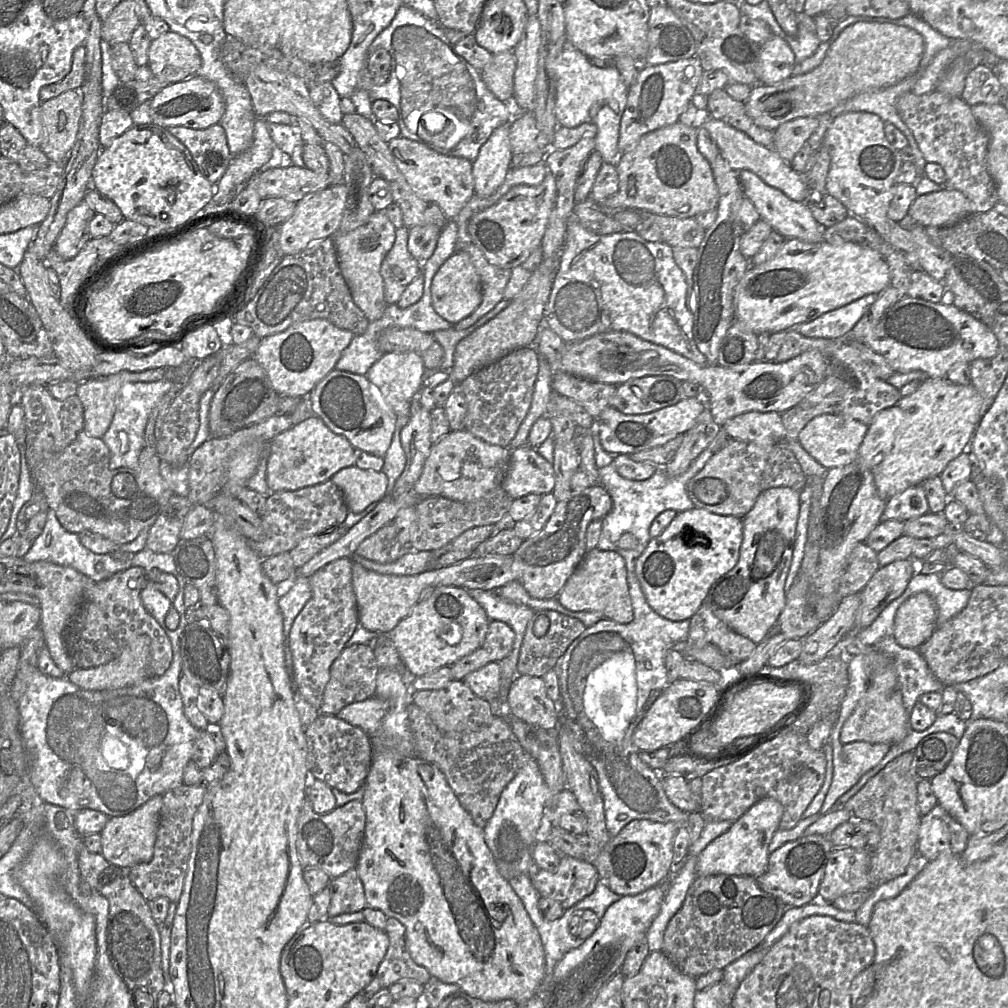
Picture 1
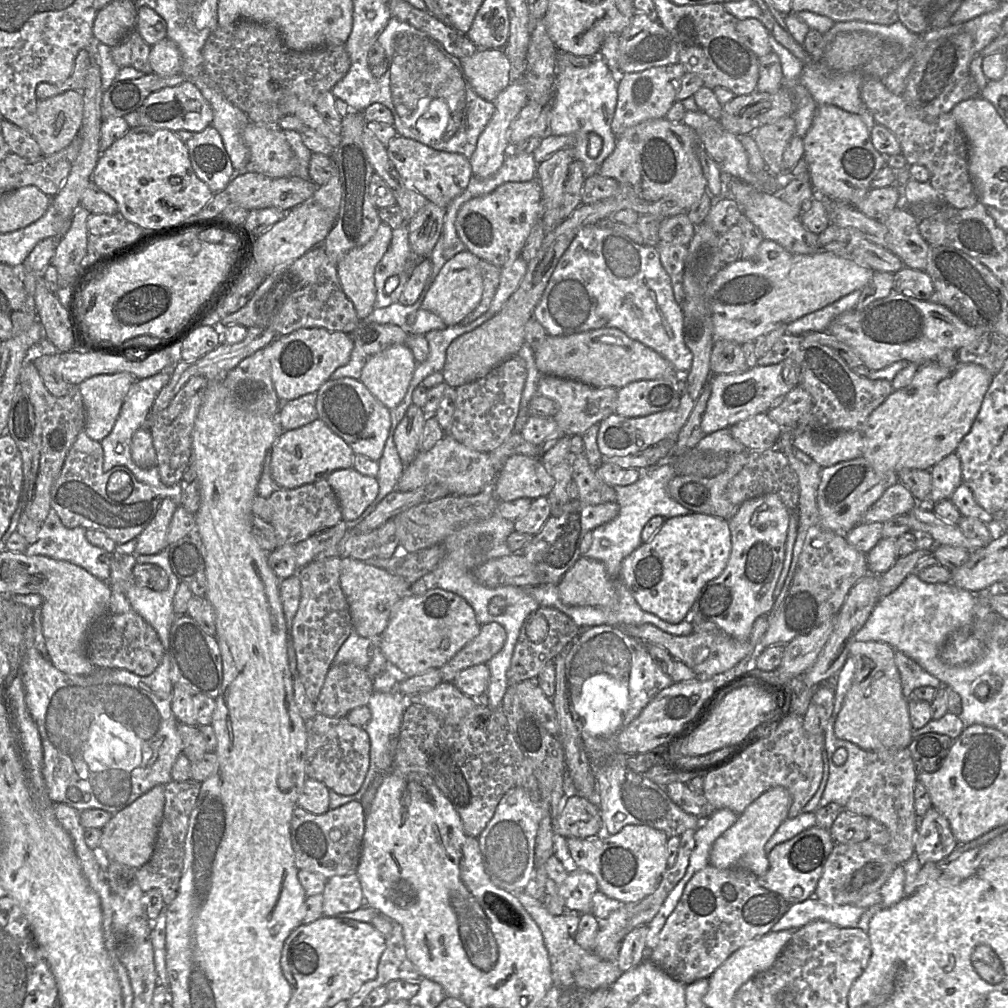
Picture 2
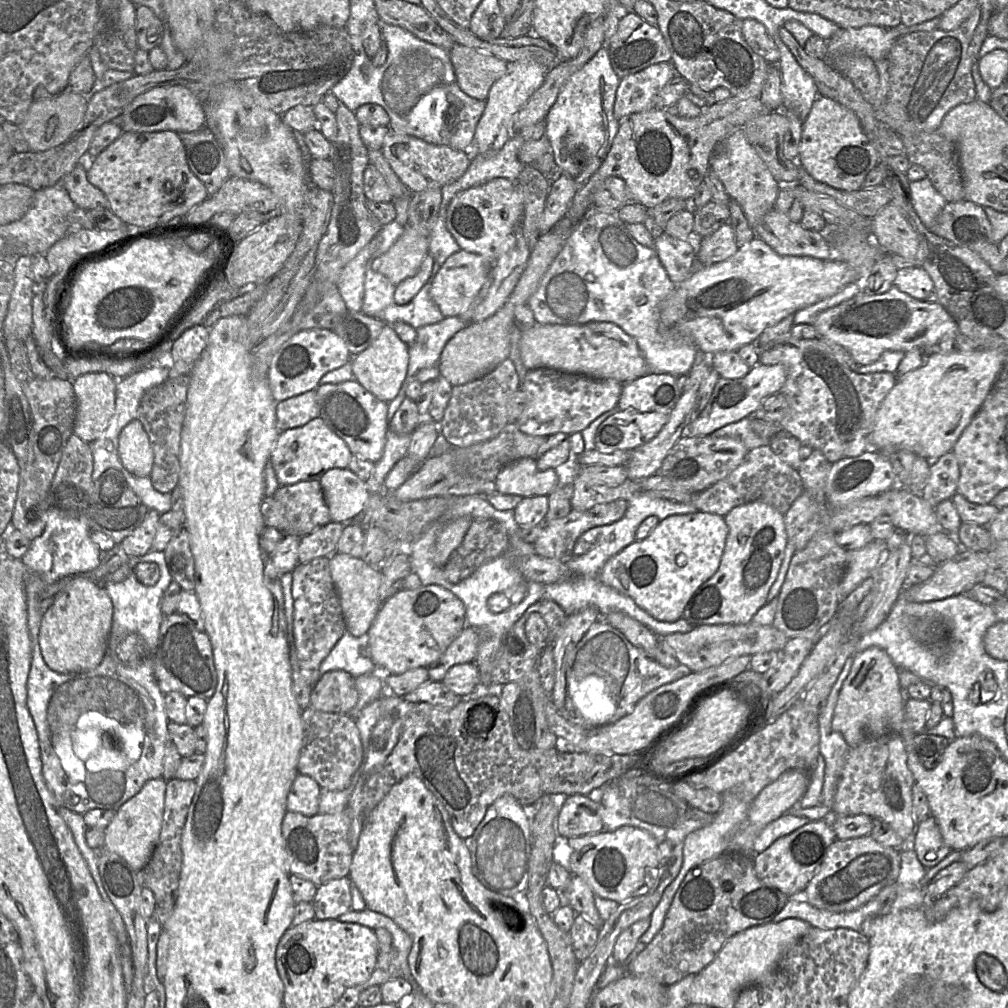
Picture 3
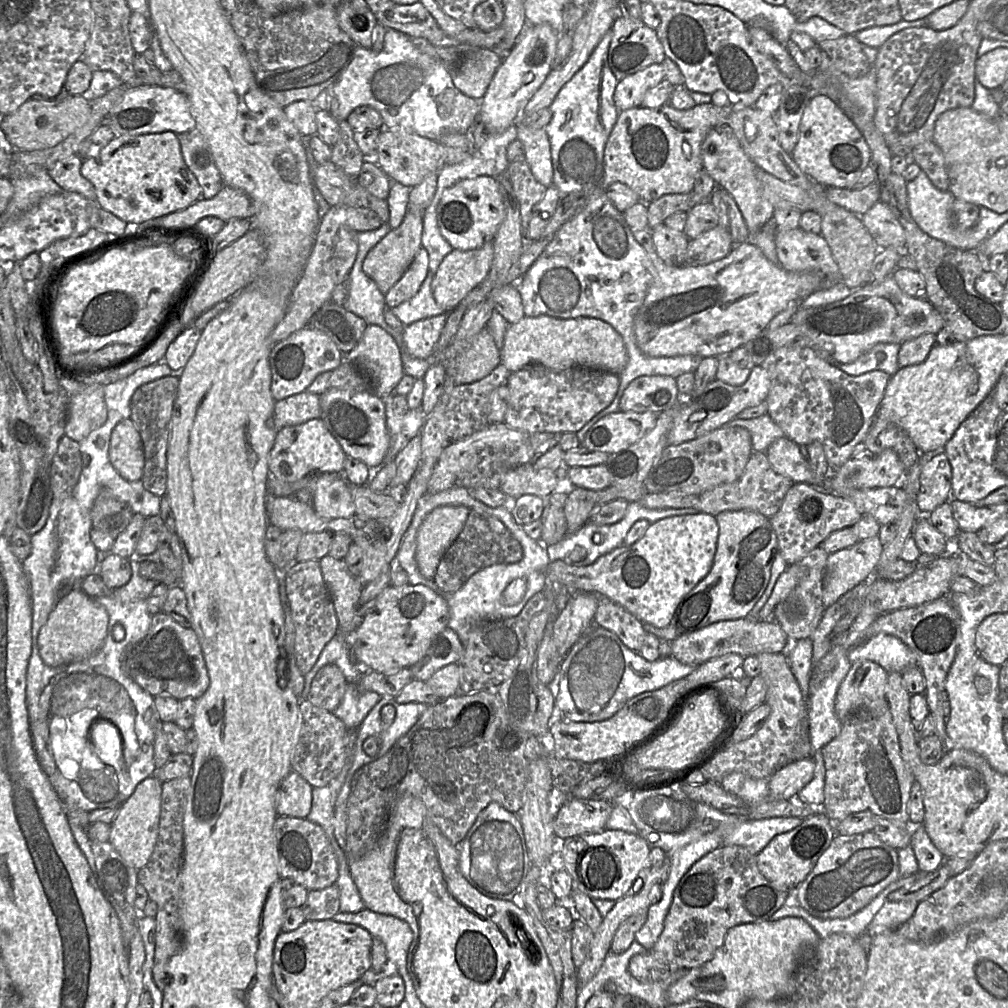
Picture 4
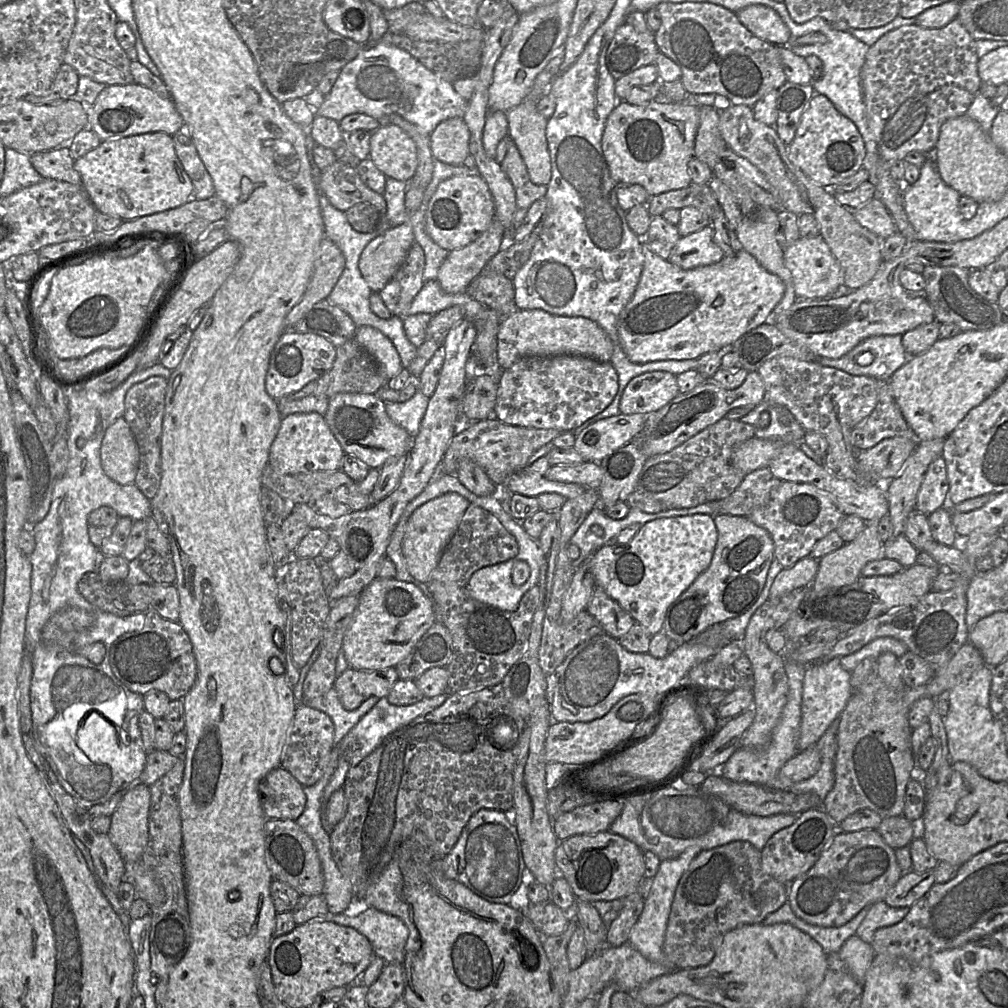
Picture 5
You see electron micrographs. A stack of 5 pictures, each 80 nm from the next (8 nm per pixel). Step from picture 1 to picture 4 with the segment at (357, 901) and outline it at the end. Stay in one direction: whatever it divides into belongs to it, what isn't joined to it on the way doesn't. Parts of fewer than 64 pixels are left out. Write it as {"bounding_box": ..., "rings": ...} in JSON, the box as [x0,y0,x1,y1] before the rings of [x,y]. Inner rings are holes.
{"bounding_box":[300,885,340,921],"rings":[[[337,885],[322,890],[309,891],[307,900],[300,907],[306,921],[331,920],[340,912],[340,891]]]}

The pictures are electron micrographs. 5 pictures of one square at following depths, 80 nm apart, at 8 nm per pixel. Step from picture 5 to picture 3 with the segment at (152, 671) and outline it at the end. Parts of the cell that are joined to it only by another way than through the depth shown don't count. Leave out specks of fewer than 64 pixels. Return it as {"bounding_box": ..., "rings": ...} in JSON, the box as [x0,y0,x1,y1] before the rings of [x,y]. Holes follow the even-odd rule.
{"bounding_box":[151,613,218,700],"rings":[[[172,613],[165,615],[160,626],[158,646],[151,657],[154,674],[161,691],[177,691],[186,697],[209,700],[215,693],[218,676],[214,664],[211,641],[206,632],[199,631],[187,617]]]}

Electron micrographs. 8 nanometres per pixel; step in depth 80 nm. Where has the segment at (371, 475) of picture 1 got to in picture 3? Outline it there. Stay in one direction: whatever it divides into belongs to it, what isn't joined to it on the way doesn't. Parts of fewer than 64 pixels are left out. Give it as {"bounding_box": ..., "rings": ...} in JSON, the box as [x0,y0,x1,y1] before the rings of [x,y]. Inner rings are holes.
{"bounding_box":[319,468,371,522],"rings":[[[348,468],[330,469],[319,482],[334,522],[347,522],[356,516],[371,494],[367,482]]]}

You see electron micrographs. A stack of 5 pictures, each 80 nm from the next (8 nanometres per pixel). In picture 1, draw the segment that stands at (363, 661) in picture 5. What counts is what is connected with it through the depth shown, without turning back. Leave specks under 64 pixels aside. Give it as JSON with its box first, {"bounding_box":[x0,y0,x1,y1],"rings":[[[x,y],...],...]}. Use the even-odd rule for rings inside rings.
{"bounding_box":[388,588,490,677],"rings":[[[435,588],[430,597],[419,601],[388,635],[404,666],[416,677],[443,666],[451,666],[480,648],[486,638],[490,619],[465,588]]]}

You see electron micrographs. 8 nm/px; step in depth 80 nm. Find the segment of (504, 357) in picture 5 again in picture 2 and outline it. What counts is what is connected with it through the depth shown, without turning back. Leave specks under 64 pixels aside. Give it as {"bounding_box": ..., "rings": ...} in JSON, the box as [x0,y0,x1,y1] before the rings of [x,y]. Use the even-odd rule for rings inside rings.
{"bounding_box":[534,328,684,389],"rings":[[[600,328],[568,336],[548,335],[534,350],[535,365],[543,375],[581,381],[594,387],[620,389],[632,382],[684,378],[663,356],[616,328]]]}

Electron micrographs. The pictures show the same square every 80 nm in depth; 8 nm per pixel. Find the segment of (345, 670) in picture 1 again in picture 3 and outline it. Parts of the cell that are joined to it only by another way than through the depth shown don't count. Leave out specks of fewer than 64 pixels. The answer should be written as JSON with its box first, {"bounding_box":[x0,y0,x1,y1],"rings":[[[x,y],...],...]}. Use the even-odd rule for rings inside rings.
{"bounding_box":[310,670,357,714],"rings":[[[344,670],[322,674],[310,693],[310,705],[315,710],[328,713],[347,714],[357,700],[355,678]]]}

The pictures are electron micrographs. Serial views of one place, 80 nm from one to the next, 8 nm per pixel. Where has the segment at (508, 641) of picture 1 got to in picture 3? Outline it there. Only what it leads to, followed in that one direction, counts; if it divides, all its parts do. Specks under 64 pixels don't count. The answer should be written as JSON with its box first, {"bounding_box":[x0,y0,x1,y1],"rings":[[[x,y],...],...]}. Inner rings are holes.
{"bounding_box":[428,627,481,681],"rings":[[[465,627],[442,656],[428,667],[430,681],[442,681],[447,671],[456,664],[474,662],[478,654],[480,642],[481,639],[477,629]]]}

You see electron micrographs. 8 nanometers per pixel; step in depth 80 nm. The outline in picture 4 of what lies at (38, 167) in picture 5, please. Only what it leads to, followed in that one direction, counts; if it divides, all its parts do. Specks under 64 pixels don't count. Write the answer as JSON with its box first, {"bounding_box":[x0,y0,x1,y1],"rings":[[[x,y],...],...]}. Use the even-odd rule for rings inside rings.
{"bounding_box":[49,155,96,203],"rings":[[[73,155],[54,164],[49,176],[65,191],[76,192],[96,203],[94,186],[81,174],[83,159]]]}

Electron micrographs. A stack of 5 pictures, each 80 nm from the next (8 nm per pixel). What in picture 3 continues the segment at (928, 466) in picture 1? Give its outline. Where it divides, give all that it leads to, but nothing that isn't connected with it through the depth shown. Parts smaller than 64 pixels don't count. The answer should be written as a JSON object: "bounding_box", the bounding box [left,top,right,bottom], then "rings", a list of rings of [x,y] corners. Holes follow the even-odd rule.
{"bounding_box":[869,349,1007,462],"rings":[[[984,349],[950,354],[932,353],[926,363],[904,375],[896,375],[896,384],[880,404],[869,435],[870,447],[875,451],[905,449],[929,462],[951,452],[955,443],[976,415],[993,387],[1007,353]]]}

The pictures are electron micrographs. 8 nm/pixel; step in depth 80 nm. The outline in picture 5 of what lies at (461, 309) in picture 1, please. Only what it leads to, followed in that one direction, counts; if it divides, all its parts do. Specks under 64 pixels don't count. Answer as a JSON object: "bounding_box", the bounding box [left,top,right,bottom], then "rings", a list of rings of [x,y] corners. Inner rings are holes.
{"bounding_box":[437,218,504,294],"rings":[[[494,218],[488,229],[470,244],[449,251],[439,268],[437,281],[449,294],[466,292],[469,284],[503,248],[504,228]]]}

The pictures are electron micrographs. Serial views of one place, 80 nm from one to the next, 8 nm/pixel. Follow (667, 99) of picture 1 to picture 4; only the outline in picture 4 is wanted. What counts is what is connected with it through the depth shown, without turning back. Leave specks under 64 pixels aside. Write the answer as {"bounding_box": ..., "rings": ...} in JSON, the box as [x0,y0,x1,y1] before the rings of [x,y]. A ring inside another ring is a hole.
{"bounding_box":[614,63,665,111],"rings":[[[662,63],[652,64],[618,81],[614,102],[618,111],[642,106],[645,93],[665,79]]]}

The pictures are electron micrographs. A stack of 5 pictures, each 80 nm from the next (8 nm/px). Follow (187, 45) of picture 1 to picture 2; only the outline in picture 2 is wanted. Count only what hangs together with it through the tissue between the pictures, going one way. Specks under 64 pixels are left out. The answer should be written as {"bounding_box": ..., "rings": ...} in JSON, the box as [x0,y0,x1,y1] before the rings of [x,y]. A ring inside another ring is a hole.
{"bounding_box":[149,37,182,77],"rings":[[[166,37],[151,46],[149,64],[151,72],[161,77],[171,77],[180,74],[182,55],[177,44]]]}

